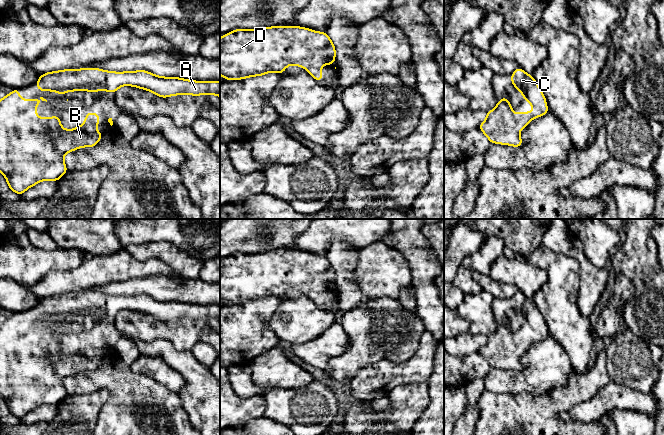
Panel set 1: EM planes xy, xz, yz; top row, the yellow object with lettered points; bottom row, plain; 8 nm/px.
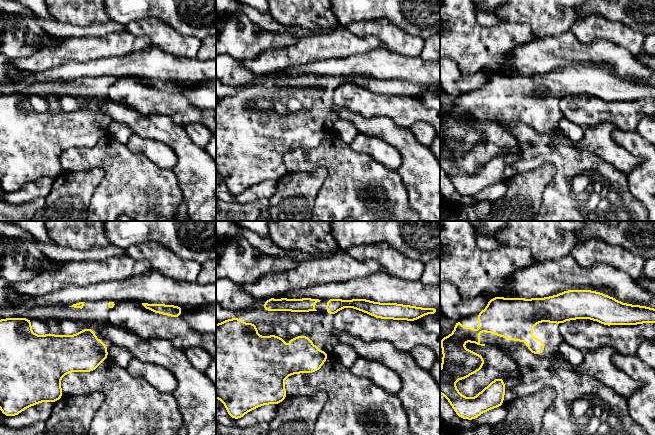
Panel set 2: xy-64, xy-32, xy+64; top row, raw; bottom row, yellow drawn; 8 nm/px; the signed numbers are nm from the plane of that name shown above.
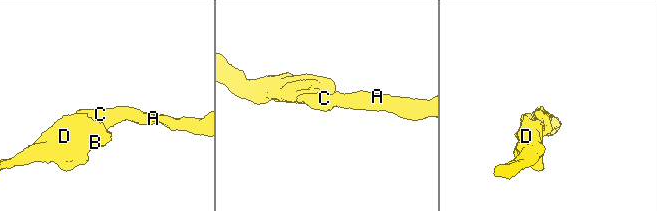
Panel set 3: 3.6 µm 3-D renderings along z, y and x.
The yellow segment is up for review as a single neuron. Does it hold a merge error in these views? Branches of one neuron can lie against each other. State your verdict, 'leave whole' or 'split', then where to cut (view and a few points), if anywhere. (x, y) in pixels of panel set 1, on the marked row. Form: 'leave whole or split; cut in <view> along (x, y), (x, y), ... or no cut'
leave whole; no cut

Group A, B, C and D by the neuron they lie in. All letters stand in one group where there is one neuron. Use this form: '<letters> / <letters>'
A B C D

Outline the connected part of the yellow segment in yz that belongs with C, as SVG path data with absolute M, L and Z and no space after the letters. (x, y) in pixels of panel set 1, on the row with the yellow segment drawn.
M518 67L510 76L516 90L522 93L534 111L517 112L514 115L509 100L504 97L497 102L495 109L487 112L479 129L491 143L520 147L522 140L519 131L526 128L532 119L545 115L549 110L545 96L532 75Z

